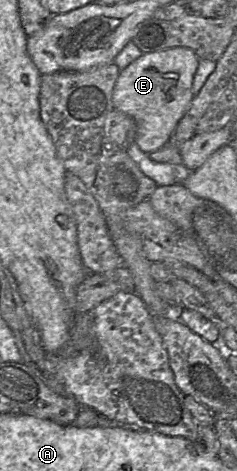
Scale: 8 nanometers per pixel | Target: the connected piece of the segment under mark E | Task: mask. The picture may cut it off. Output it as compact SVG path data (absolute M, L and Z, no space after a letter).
M173 47L144 53L120 71L114 86L114 110L122 112L136 123L135 143L146 154L165 146L192 101L192 84L199 58L187 47Z

